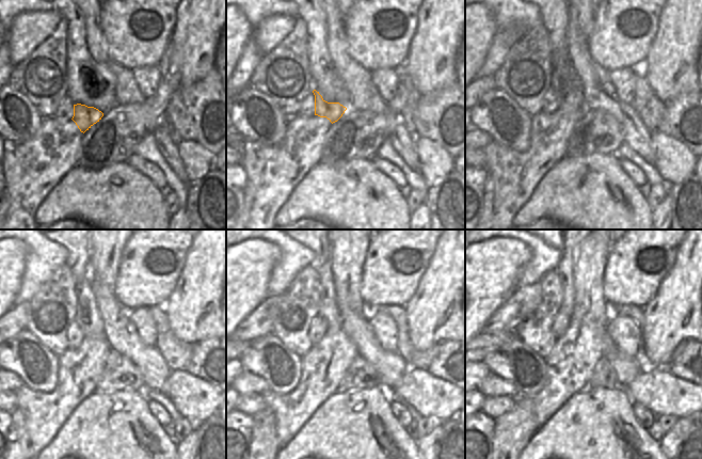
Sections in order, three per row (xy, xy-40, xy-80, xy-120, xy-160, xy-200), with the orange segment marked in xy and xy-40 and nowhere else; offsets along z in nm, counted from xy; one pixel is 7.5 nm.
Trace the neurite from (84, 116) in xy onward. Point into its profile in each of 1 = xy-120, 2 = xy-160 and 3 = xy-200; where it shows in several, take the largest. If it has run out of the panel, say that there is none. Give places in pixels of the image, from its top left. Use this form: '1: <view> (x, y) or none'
1: xy-120 (88, 316)
2: xy-160 (328, 309)
3: xy-200 (564, 269)

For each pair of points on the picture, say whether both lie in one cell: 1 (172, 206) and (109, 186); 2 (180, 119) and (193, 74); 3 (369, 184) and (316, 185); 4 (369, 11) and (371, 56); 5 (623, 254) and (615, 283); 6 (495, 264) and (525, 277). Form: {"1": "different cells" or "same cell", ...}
{"1": "different cells", "2": "different cells", "3": "same cell", "4": "same cell", "5": "same cell", "6": "different cells"}

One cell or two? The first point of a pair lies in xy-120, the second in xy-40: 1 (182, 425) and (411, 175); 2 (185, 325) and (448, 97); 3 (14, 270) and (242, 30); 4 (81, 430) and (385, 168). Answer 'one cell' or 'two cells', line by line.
1: two cells
2: two cells
3: one cell
4: two cells

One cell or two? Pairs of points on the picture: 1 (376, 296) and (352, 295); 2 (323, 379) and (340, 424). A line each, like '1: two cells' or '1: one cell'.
1: two cells
2: two cells

